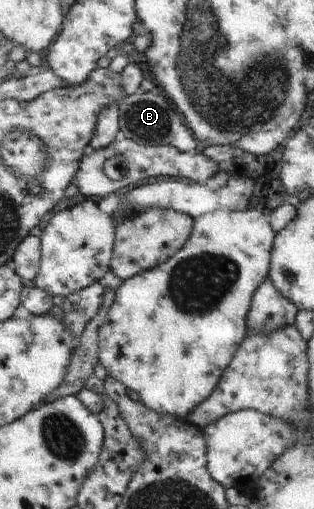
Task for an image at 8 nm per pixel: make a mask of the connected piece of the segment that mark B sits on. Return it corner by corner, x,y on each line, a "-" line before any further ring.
159,90
128,96
117,109
119,112
120,137
125,137
132,142
144,146
171,146
181,153
195,155
201,150
201,145
185,126
183,117
177,107
169,101

